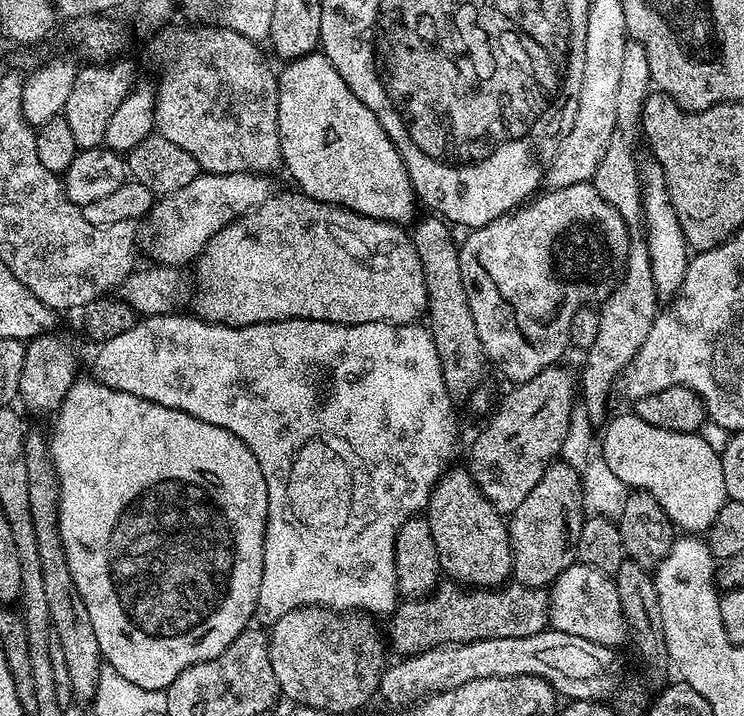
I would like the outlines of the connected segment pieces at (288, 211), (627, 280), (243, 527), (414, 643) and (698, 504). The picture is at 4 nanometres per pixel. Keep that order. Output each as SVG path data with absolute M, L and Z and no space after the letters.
M291 190L292 192L284 192L279 194L273 194L269 196L268 201L264 204L258 205L257 208L253 208L252 211L246 213L242 218L237 218L232 223L227 224L224 229L218 234L214 234L214 238L206 245L204 251L198 256L194 266L196 266L196 280L200 285L196 288L196 297L193 298L192 304L195 315L199 319L206 320L210 324L227 324L230 328L245 328L251 324L269 324L270 322L278 322L279 320L325 320L331 324L365 324L366 322L382 322L385 320L387 324L410 324L419 321L421 317L427 313L428 310L428 294L426 292L426 278L424 277L424 271L422 270L422 262L418 258L416 253L416 247L412 244L412 237L401 225L389 224L387 220L375 220L369 216L363 216L357 212L351 212L348 208L340 208L337 204L323 204L321 200L311 200L309 196L305 196L303 192L299 190Z
M633 235L629 239L628 255L623 261L619 280L620 285L609 291L600 308L602 322L598 326L598 338L594 346L590 346L583 353L584 373L578 376L579 391L584 391L584 401L582 401L584 413L596 426L605 423L609 415L608 399L612 396L612 387L615 384L617 387L624 372L632 365L632 359L638 354L642 342L646 342L646 334L650 334L652 324L658 315L658 307L656 308L658 297L650 266L648 242L643 235Z
M77 378L73 381L54 420L56 425L52 428L52 436L50 432L50 451L58 485L60 537L74 586L78 586L78 594L82 594L86 610L90 613L90 623L98 638L101 657L107 667L118 670L126 682L134 682L136 686L148 690L166 690L174 678L178 678L178 674L190 666L221 656L226 646L230 646L230 642L234 642L234 638L238 638L238 634L249 627L251 620L248 619L252 611L257 611L259 586L262 583L264 535L268 525L268 491L262 466L258 466L258 458L254 458L250 449L225 428L202 422L182 410L120 392L95 378Z
M448 582L435 594L405 599L391 613L390 619L391 651L401 652L399 655L404 658L442 644L469 644L486 638L530 638L530 634L538 634L549 623L548 592L541 588L525 588L515 582L487 590L469 590Z
M635 414L614 416L603 429L602 453L610 469L629 489L651 494L677 529L688 534L707 533L728 494L721 453L710 450L697 433L666 430Z

